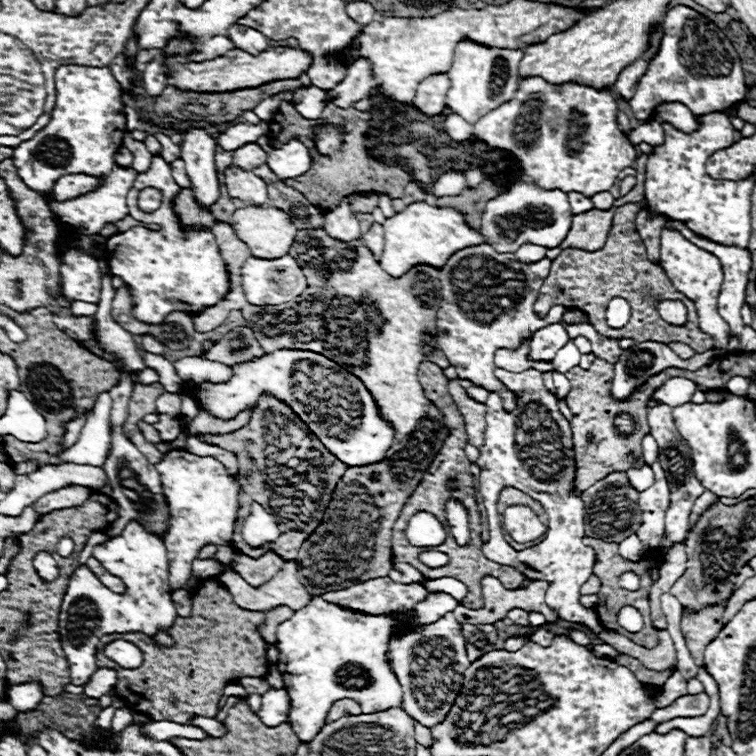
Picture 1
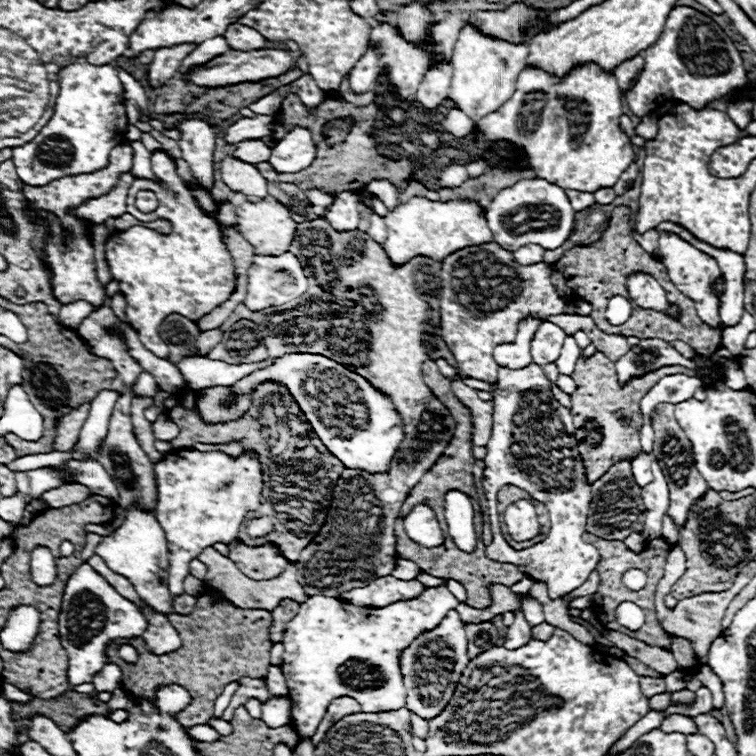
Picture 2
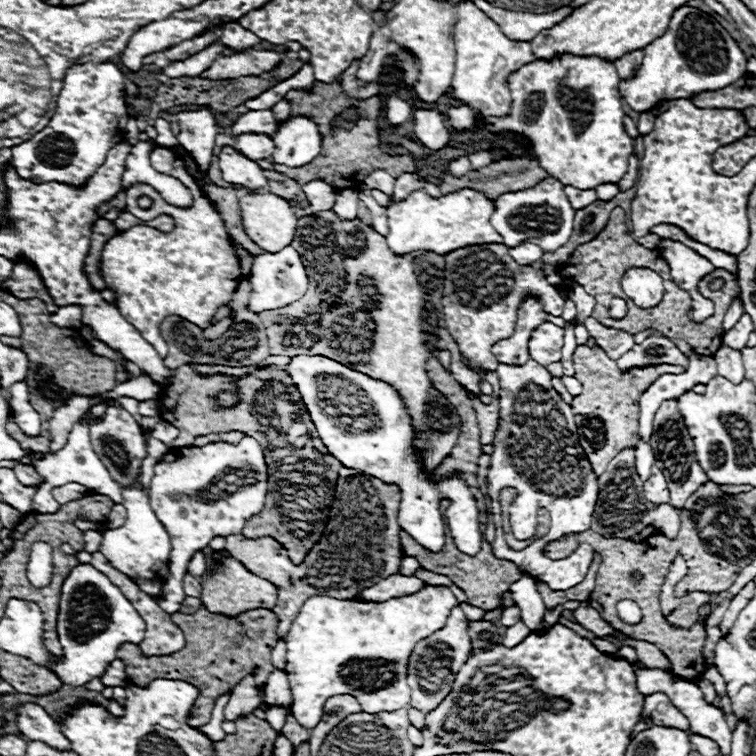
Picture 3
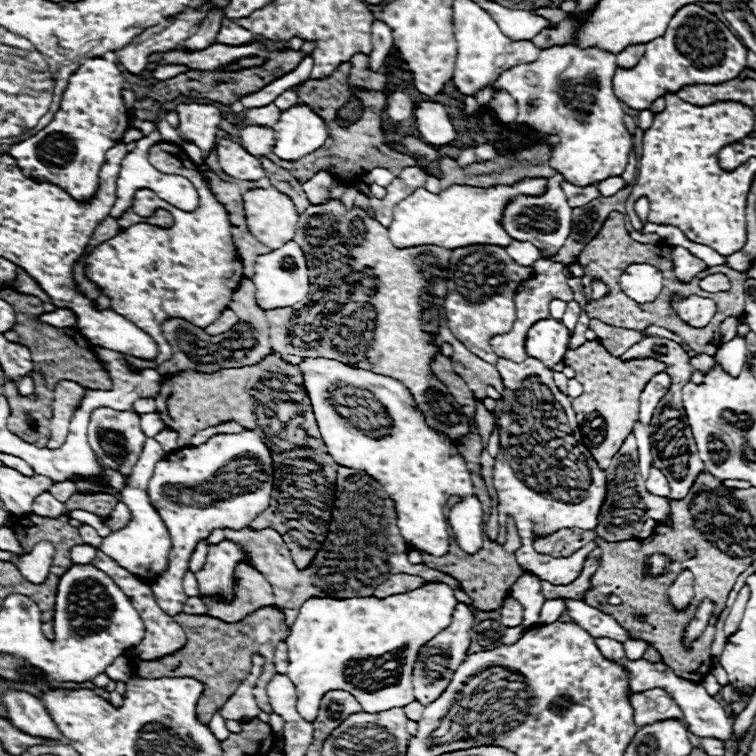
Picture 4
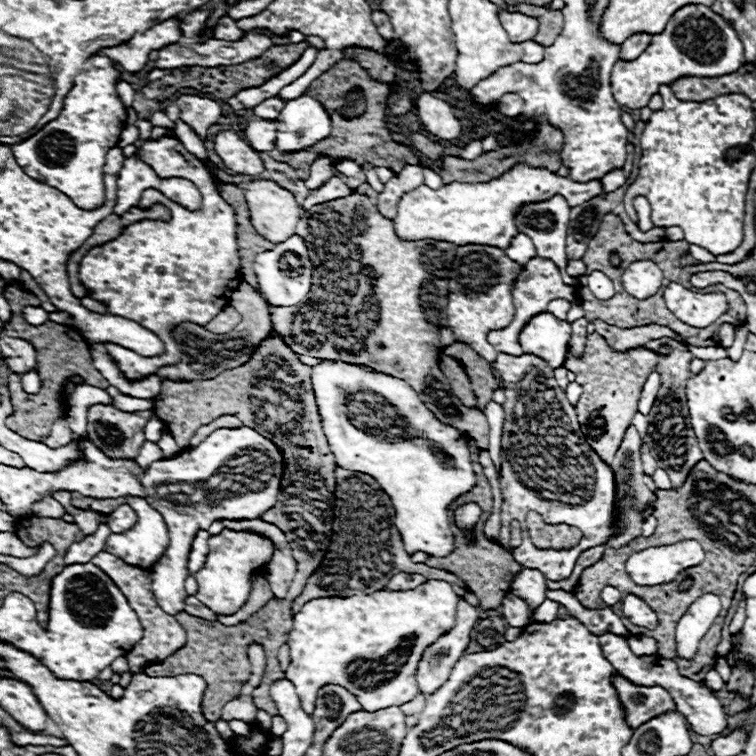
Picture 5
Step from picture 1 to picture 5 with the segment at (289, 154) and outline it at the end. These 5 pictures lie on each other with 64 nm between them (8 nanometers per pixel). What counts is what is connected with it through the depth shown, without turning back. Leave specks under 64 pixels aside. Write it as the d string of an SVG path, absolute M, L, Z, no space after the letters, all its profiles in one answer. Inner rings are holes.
M308 96L290 100L276 120L276 150L282 154L306 150L324 140L330 134L330 126L332 122L320 102Z

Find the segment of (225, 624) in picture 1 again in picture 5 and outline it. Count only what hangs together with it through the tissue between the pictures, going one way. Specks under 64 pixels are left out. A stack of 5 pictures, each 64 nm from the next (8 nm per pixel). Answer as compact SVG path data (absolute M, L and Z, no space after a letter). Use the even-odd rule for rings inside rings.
M290 590L288 596L284 600L272 600L268 602L268 606L264 606L262 610L258 610L256 614L252 614L246 622L240 622L236 626L224 626L220 622L208 622L204 618L196 618L190 616L186 612L176 614L176 620L184 626L186 634L188 634L188 642L184 648L180 648L176 654L164 658L166 664L150 664L144 668L144 674L148 676L178 676L178 674L198 674L206 680L206 692L204 692L204 700L202 700L202 714L204 718L208 718L210 722L216 722L222 714L222 708L226 702L230 702L232 698L236 698L240 694L242 684L250 678L250 662L248 662L248 652L246 646L256 642L264 648L266 658L268 658L268 674L264 676L264 684L260 684L254 690L254 704L260 710L266 710L270 716L276 716L276 706L270 700L268 688L274 680L284 678L284 672L280 670L278 664L278 648L286 642L290 630L292 630L292 614L290 614L290 604L292 598L296 598L300 594L300 590Z

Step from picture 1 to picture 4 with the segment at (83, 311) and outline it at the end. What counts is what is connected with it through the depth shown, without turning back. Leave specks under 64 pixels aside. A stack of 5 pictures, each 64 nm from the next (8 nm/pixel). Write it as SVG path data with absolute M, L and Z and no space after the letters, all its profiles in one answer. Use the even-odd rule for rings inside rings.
M57 308L54 312L46 312L40 316L40 320L59 328L76 326L76 314L72 310L64 310L64 308Z

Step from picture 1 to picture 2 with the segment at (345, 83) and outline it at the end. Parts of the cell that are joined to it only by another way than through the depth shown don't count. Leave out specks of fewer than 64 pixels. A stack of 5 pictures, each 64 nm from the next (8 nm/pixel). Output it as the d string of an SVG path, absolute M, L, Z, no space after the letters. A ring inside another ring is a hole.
M368 50L358 62L356 66L350 70L350 88L354 94L362 94L362 92L368 92L376 86L376 80L380 76L380 64L378 64L378 58L376 58L376 52L374 50Z

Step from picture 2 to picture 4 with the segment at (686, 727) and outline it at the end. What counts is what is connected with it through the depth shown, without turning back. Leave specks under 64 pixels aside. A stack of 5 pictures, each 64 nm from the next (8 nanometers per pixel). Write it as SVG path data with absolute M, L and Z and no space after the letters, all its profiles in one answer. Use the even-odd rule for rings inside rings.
M660 688L648 690L648 692L636 692L632 694L630 702L634 704L634 718L638 726L648 726L652 722L662 722L662 720L672 720L672 718L684 720L682 710Z

